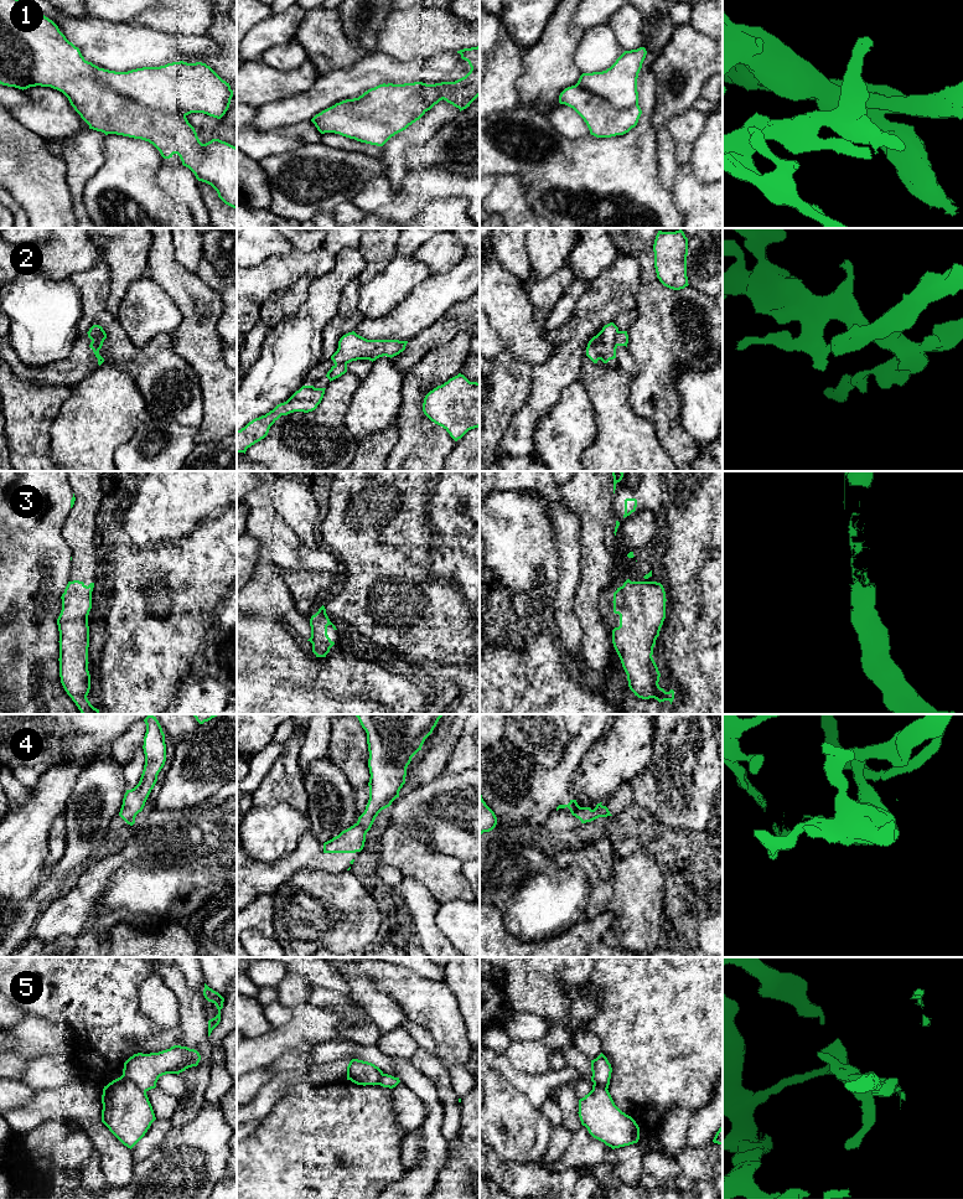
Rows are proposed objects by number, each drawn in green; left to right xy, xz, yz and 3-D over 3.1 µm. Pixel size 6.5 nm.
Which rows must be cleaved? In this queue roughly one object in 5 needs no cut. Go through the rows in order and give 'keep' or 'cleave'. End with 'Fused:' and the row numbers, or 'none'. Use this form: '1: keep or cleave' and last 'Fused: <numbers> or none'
1: keep
2: cleave
3: cleave
4: keep
5: cleave
Fused: 2, 3, 5

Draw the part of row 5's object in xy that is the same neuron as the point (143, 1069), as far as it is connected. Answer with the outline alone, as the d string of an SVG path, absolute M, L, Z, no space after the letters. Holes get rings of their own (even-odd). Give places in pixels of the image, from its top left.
M174 1045L159 1053L134 1054L124 1063L123 1075L146 1092L156 1087L160 1076L178 1075L188 1068L197 1066L200 1060L201 1055L197 1050Z

